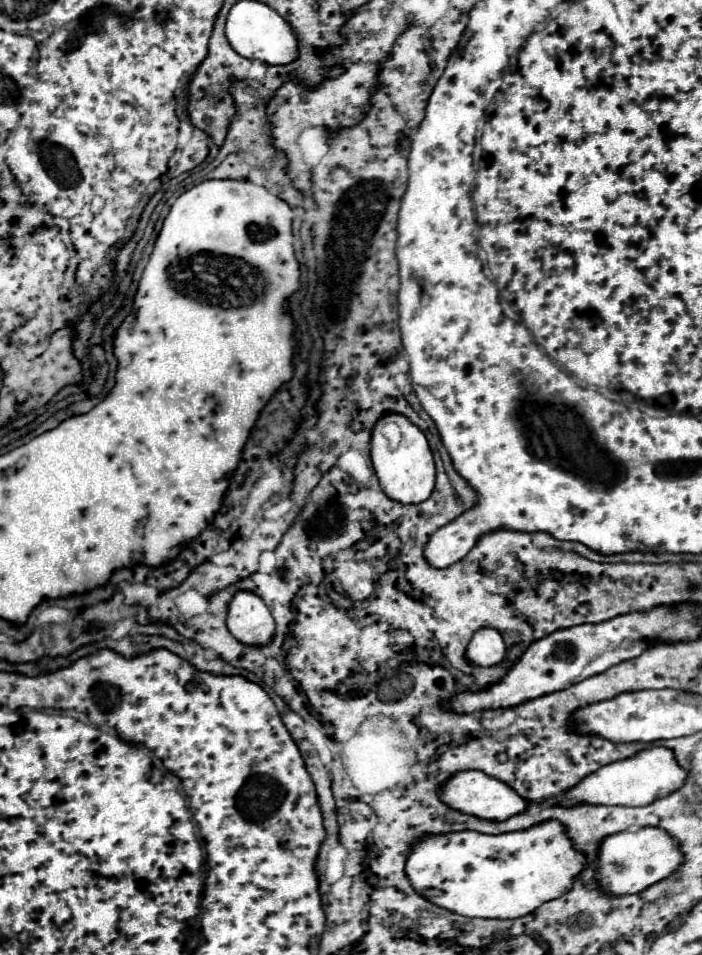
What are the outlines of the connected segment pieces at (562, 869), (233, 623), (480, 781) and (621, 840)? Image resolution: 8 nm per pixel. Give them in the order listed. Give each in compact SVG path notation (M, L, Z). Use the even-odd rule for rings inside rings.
M552 819L552 823L540 823L540 827L530 827L528 831L504 835L484 835L476 831L424 835L412 845L404 871L414 891L442 909L464 917L516 919L532 913L542 903L564 895L564 891L572 887L572 879L584 869L584 863L584 855L572 851L572 843L564 839L564 827Z
M252 591L234 593L228 603L226 623L230 633L248 645L268 643L274 635L274 619L266 603Z
M468 769L468 771L458 771L452 773L440 787L438 787L438 797L440 801L464 815L474 815L486 821L506 821L514 815L526 813L530 809L530 801L520 797L512 787L508 787L504 781L494 779L478 769Z
M642 827L638 831L622 831L602 839L598 847L598 865L594 873L594 883L606 895L622 897L640 893L646 887L666 879L680 865L680 849L676 841L658 827Z

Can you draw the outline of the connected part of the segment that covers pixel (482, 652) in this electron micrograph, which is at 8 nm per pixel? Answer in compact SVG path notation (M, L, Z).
M490 627L476 631L466 647L466 661L470 665L492 667L498 665L504 659L504 655L506 655L506 645L502 641L502 635Z

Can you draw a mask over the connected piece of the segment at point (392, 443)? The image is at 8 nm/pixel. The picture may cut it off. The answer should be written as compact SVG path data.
M384 415L372 429L370 457L382 491L398 503L422 503L434 489L434 457L424 433L404 415Z

